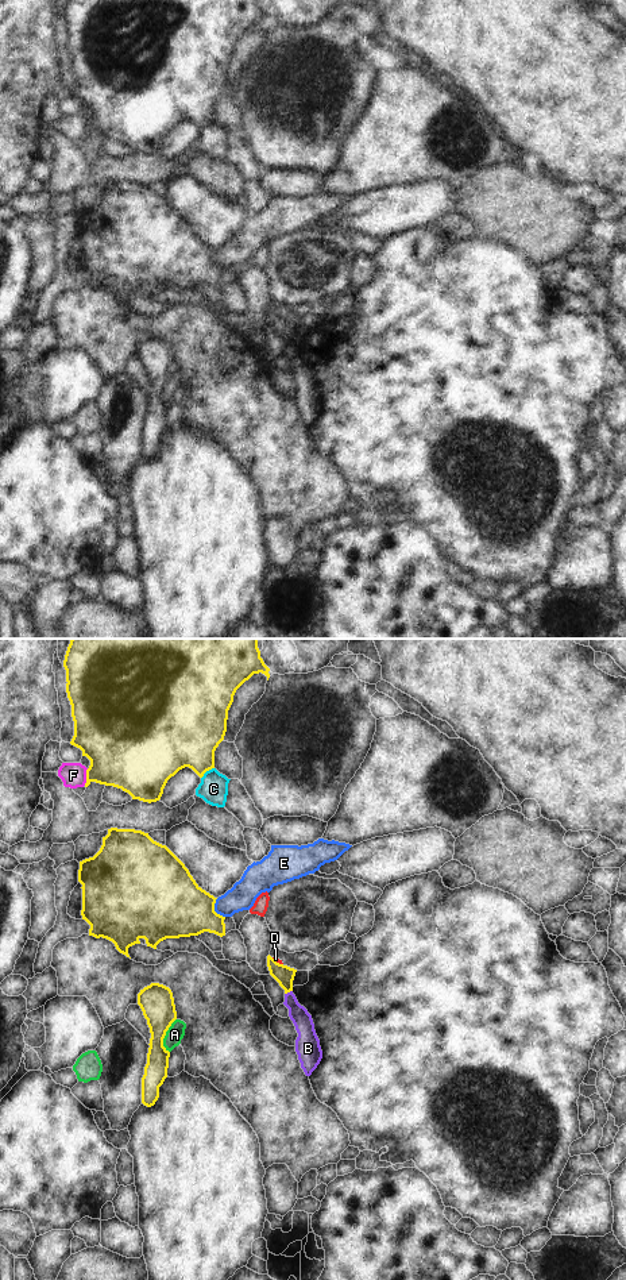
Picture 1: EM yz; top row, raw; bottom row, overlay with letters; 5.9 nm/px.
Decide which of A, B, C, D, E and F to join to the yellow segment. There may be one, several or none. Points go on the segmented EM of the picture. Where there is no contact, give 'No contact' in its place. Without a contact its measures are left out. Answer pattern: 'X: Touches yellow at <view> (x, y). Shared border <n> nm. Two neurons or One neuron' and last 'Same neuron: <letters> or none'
A: Touches yellow at yz (165, 1034). Shared border 220 nm. Two neurons
B: Touches yellow at yz (288, 991). Shared border 50 nm. Two neurons
C: Touches yellow at yz (207, 770). Shared border 100 nm. Two neurons
D: Touches yellow at yz (275, 962). Shared border 80 nm. Two neurons
E: Touches yellow at yz (213, 909). Shared border 130 nm. Two neurons
F: Touches yellow at yz (87, 777). Shared border 110 nm. Two neurons
Same neuron: none

